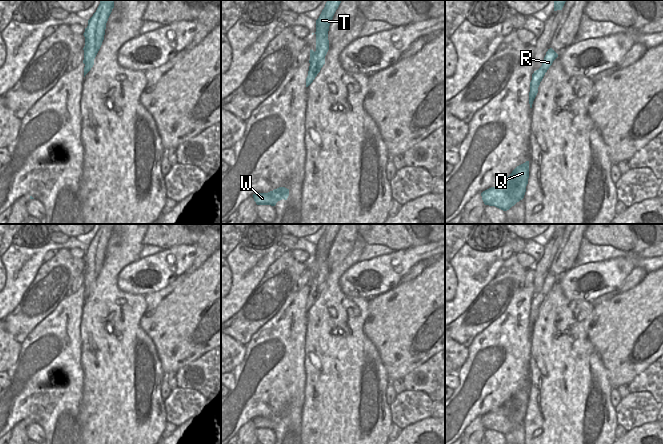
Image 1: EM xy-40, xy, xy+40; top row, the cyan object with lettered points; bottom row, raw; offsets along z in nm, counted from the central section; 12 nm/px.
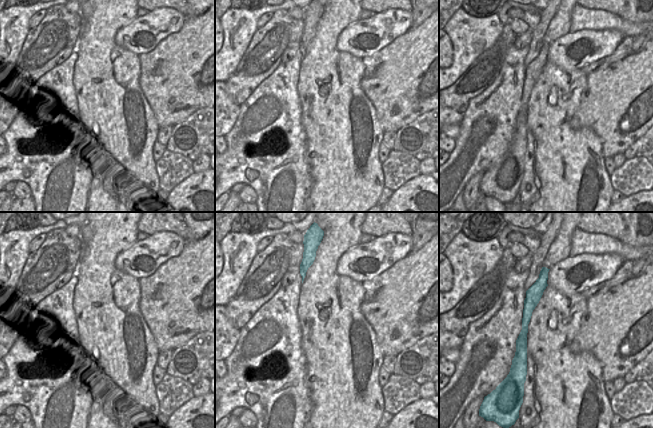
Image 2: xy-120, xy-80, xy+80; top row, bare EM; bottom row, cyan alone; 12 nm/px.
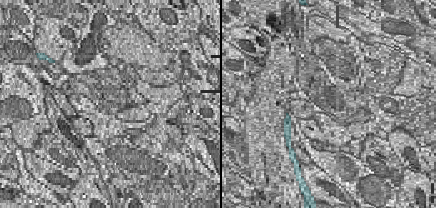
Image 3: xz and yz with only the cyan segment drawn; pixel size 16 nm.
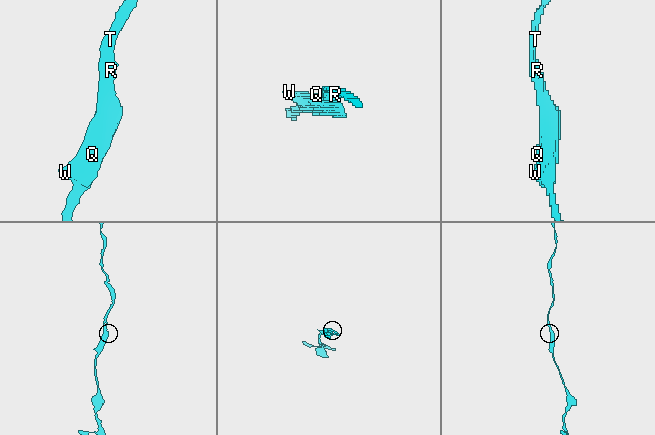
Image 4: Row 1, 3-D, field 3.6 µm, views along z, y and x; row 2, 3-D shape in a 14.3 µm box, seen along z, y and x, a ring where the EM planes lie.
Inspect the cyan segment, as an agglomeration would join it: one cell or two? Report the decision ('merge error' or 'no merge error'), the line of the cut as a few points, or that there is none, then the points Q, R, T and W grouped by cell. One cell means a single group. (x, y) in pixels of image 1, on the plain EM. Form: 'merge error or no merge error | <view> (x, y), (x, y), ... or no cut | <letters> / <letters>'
no merge error | no cut | Q R T W

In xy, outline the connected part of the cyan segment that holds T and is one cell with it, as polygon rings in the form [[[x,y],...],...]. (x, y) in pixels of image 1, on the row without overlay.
[[[327,224],[324,233],[316,244],[316,275],[310,274],[310,290],[306,302],[306,311],[313,306],[325,288],[325,280],[329,274],[329,250],[341,225],[342,224]]]

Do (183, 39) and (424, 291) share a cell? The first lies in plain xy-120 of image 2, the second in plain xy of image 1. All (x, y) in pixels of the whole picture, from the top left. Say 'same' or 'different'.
same

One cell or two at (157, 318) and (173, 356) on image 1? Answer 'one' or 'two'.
one

